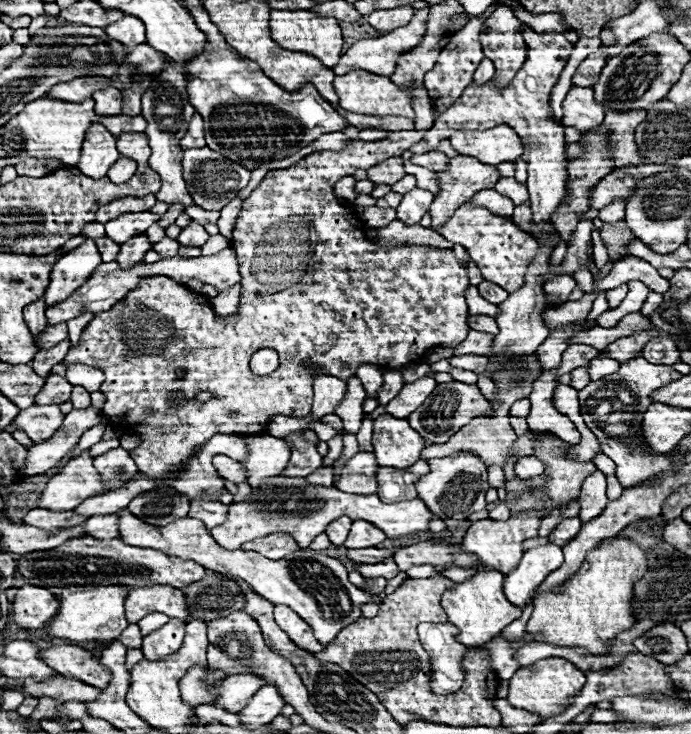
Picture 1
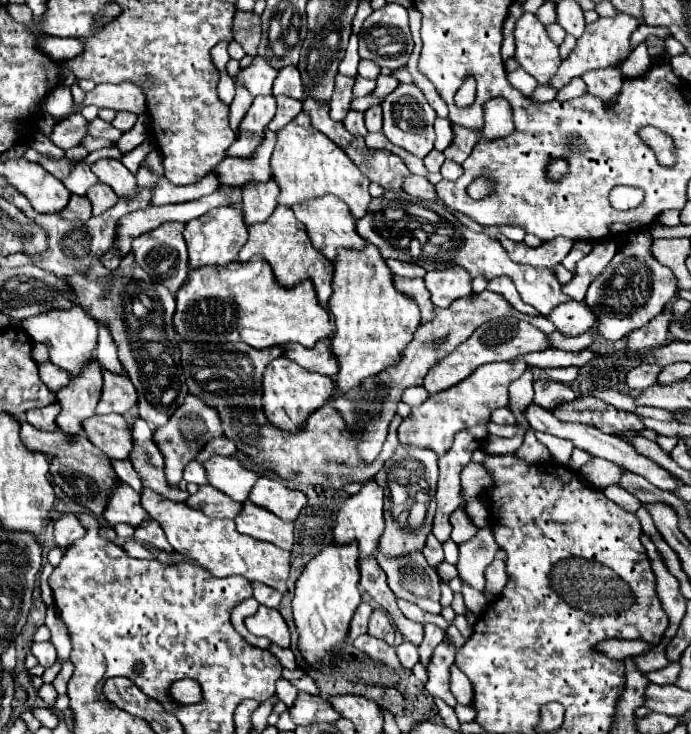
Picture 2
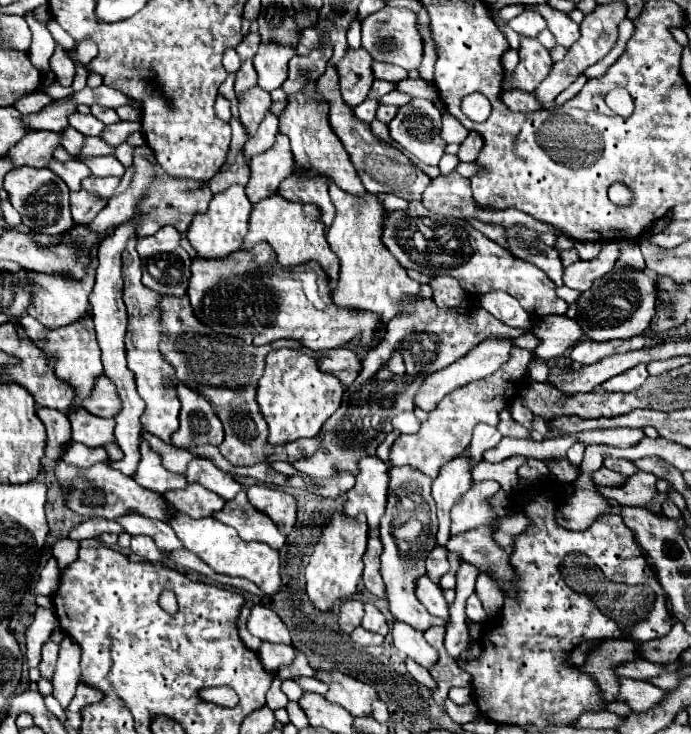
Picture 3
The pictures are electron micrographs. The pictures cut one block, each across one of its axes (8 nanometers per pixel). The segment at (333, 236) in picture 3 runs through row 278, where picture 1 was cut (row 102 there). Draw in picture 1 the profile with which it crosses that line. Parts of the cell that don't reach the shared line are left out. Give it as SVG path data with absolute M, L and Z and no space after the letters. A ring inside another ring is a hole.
M352 70L342 76L334 78L334 90L338 94L340 106L348 112L358 112L358 114L368 114L368 116L410 116L414 118L414 108L412 108L412 96L406 88L392 84L388 76L376 76L372 72L364 70Z

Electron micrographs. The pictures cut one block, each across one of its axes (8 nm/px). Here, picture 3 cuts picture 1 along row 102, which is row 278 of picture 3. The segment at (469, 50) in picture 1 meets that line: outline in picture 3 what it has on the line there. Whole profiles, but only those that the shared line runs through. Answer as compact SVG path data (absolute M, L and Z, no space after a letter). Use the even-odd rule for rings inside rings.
M436 276L430 282L432 286L432 300L438 308L460 308L466 306L466 292L460 288L460 284L450 276Z

